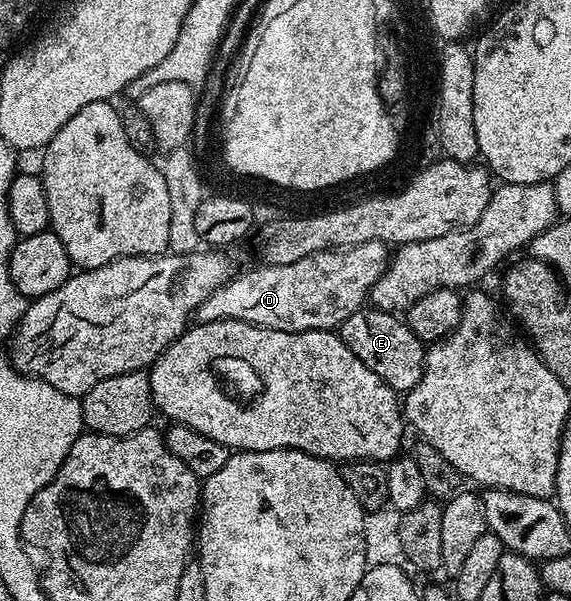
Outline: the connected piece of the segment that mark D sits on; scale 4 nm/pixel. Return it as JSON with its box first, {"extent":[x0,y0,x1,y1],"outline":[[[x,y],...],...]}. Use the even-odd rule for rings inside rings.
{"extent":[195,240,389,332],"outline":[[[381,240],[361,242],[348,248],[328,248],[325,252],[314,252],[301,262],[288,264],[267,264],[263,268],[255,268],[252,272],[232,275],[226,284],[222,284],[195,311],[196,321],[208,324],[218,320],[240,320],[256,324],[269,330],[285,330],[286,332],[308,332],[309,330],[335,330],[349,318],[349,314],[364,307],[370,297],[371,288],[381,278],[389,263],[389,248]]]}

